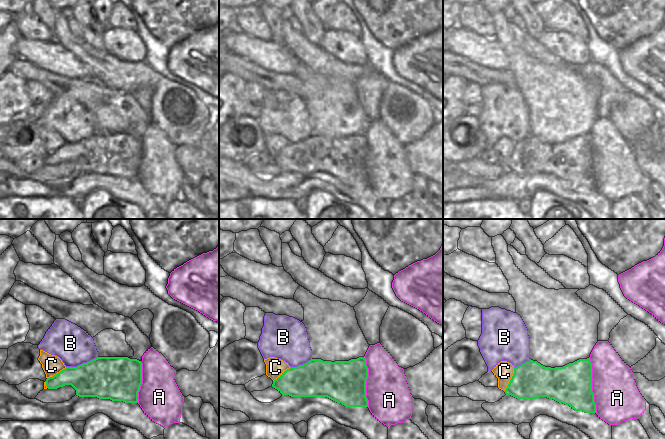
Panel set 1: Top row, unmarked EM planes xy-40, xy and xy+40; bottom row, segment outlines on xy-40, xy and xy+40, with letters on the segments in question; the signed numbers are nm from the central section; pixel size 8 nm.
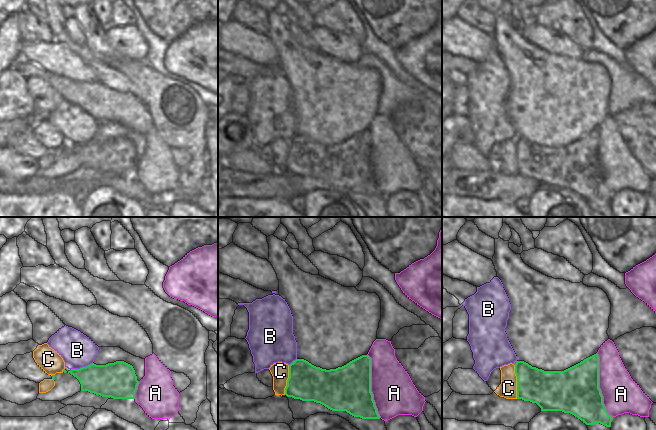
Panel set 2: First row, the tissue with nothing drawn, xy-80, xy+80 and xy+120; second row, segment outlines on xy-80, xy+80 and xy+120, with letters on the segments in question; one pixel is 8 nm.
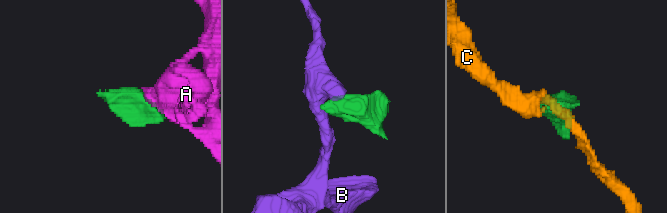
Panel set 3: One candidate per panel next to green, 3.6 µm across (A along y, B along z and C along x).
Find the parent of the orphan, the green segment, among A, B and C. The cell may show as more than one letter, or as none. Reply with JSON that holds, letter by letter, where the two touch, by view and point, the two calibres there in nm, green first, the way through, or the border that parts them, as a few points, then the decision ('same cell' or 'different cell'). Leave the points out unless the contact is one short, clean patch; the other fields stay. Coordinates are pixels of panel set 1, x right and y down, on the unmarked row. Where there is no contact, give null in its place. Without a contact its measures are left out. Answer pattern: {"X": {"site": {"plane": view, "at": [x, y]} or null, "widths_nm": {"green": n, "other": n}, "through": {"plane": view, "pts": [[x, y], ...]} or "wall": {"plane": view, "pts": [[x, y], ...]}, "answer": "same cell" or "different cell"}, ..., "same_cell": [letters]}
{"A": {"site": {"plane": "xy+40", "at": [591, 161]}, "widths_nm": {"green": 320, "other": 360}, "answer": "different cell"}, "B": {"site": {"plane": "xy-40", "at": [81, 140]}, "widths_nm": {"green": 340, "other": 300}, "wall": {"plane": "xy-40", "pts": [[97, 132], [76, 142], [66, 143]]}, "answer": "different cell"}, "C": {"site": {"plane": "xy+40", "at": [511, 155]}, "widths_nm": {"green": 300, "other": 150}, "through": {"plane": "xy+40", "pts": [[531, 156], [511, 155], [504, 147]]}, "answer": "same cell"}, "same_cell": ["C"]}

